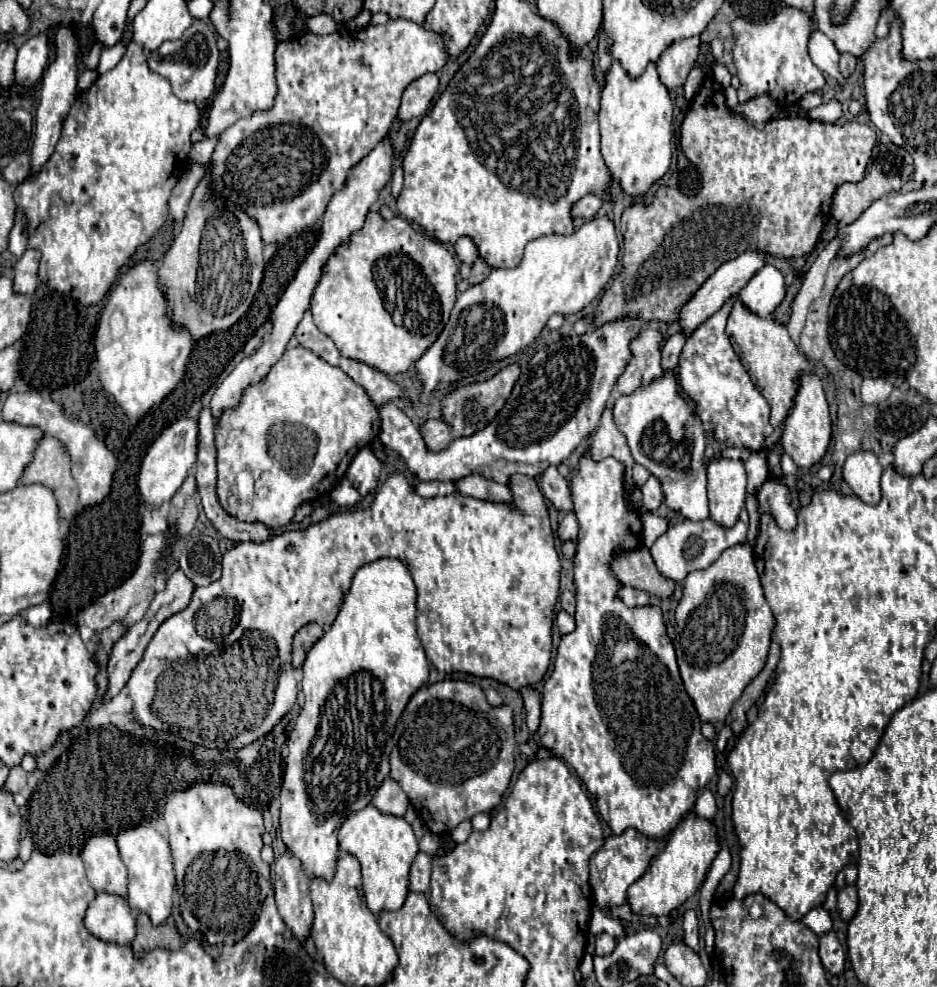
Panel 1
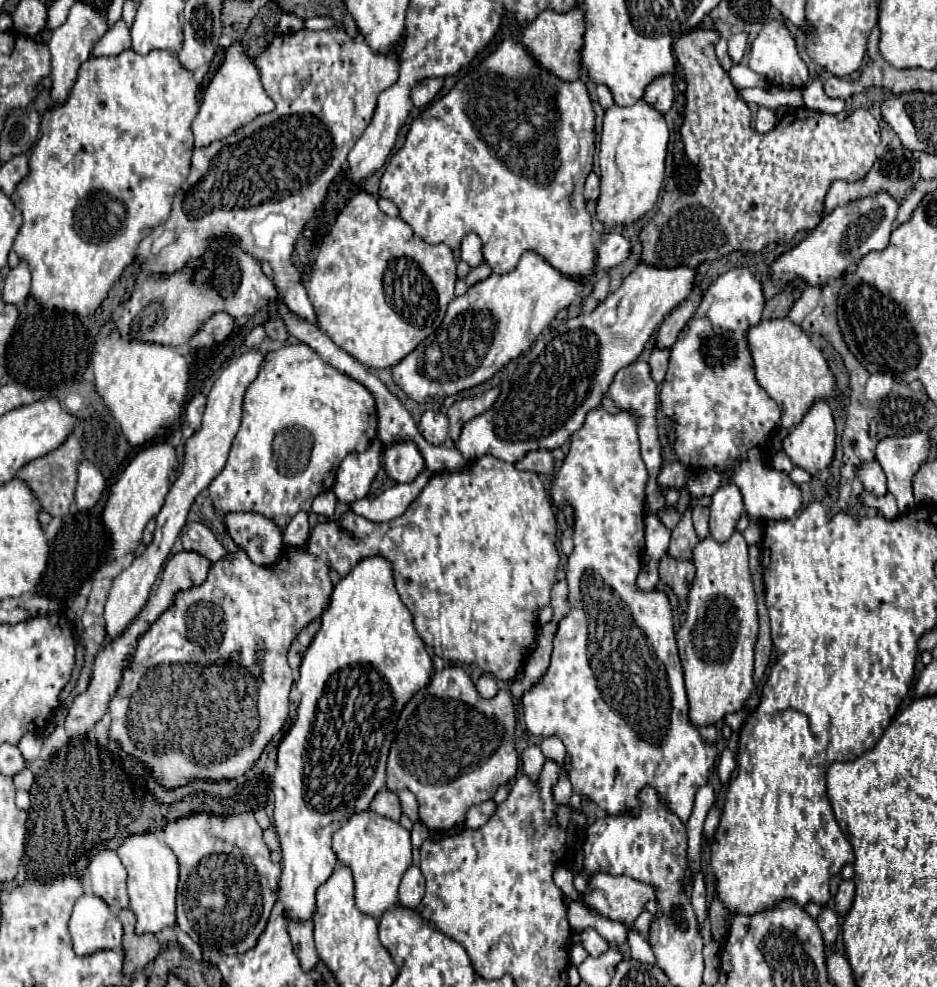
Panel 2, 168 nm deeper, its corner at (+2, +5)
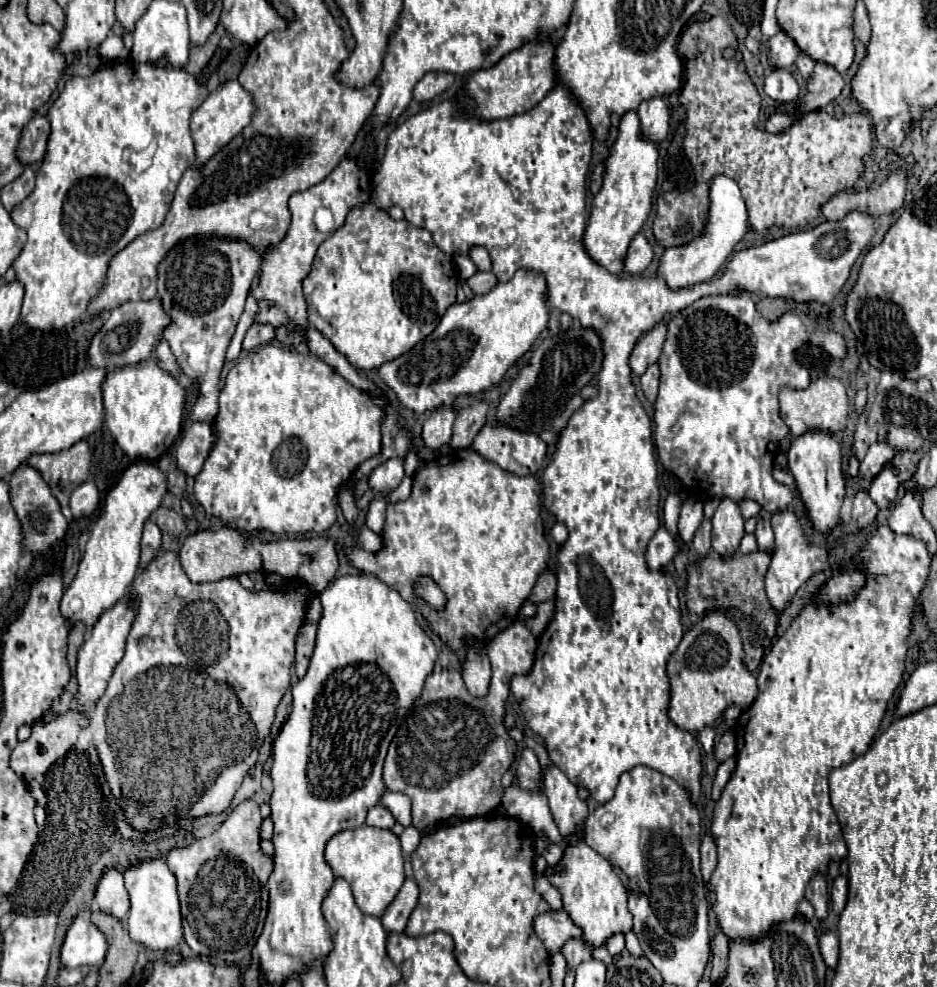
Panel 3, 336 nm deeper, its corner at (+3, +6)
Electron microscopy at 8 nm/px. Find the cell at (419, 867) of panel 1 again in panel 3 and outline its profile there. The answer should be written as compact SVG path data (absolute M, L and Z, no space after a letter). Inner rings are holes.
M408 878L404 882L404 886L400 888L398 896L394 898L394 902L386 908L384 916L380 918L384 930L388 934L400 934L400 932L404 932L406 922L408 922L414 906L416 906L416 902L418 902L418 886L416 886L414 880Z

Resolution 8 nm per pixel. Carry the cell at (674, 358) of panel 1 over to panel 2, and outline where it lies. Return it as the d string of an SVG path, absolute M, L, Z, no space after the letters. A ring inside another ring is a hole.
M655 347L653 353L651 353L651 359L649 359L649 365L651 365L651 375L657 383L663 381L665 373L667 373L667 365L669 365L669 349L659 349Z

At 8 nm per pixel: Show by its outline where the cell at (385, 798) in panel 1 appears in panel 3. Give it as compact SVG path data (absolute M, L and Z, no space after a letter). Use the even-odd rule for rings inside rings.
M376 804L374 808L370 808L368 810L368 818L366 818L366 824L368 826L376 826L376 828L392 828L394 826L394 818L392 818L392 814L384 808L384 806L380 806L380 804Z

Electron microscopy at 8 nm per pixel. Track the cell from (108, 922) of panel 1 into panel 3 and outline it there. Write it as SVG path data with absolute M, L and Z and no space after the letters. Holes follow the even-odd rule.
M80 914L66 932L62 944L60 966L80 968L80 966L100 966L108 950L106 936L90 922L90 914Z

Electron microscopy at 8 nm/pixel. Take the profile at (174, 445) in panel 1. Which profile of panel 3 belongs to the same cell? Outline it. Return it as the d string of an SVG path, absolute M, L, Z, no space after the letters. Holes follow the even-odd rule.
M138 462L130 466L116 488L108 492L102 514L92 526L78 572L60 602L60 612L68 622L82 622L86 630L92 630L98 618L128 594L128 588L138 572L144 522L162 504L164 494L166 476L152 462Z

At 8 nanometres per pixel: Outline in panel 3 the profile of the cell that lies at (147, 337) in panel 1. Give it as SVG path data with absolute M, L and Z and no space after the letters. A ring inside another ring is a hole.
M144 360L136 366L116 368L106 376L104 386L106 428L124 454L134 460L158 460L180 434L184 412L184 388L180 382L158 368L156 360Z

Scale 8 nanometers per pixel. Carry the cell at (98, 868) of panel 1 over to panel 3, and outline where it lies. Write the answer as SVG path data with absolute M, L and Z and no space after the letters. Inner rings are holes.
M110 868L104 872L104 876L98 882L94 900L102 912L114 914L120 922L124 922L128 918L130 900L128 900L128 892L124 888L124 878L118 870Z

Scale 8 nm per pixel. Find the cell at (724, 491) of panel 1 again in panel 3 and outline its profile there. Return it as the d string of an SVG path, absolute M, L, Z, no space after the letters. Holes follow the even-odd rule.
M724 498L712 518L712 548L720 556L732 556L744 536L744 518L734 500Z

